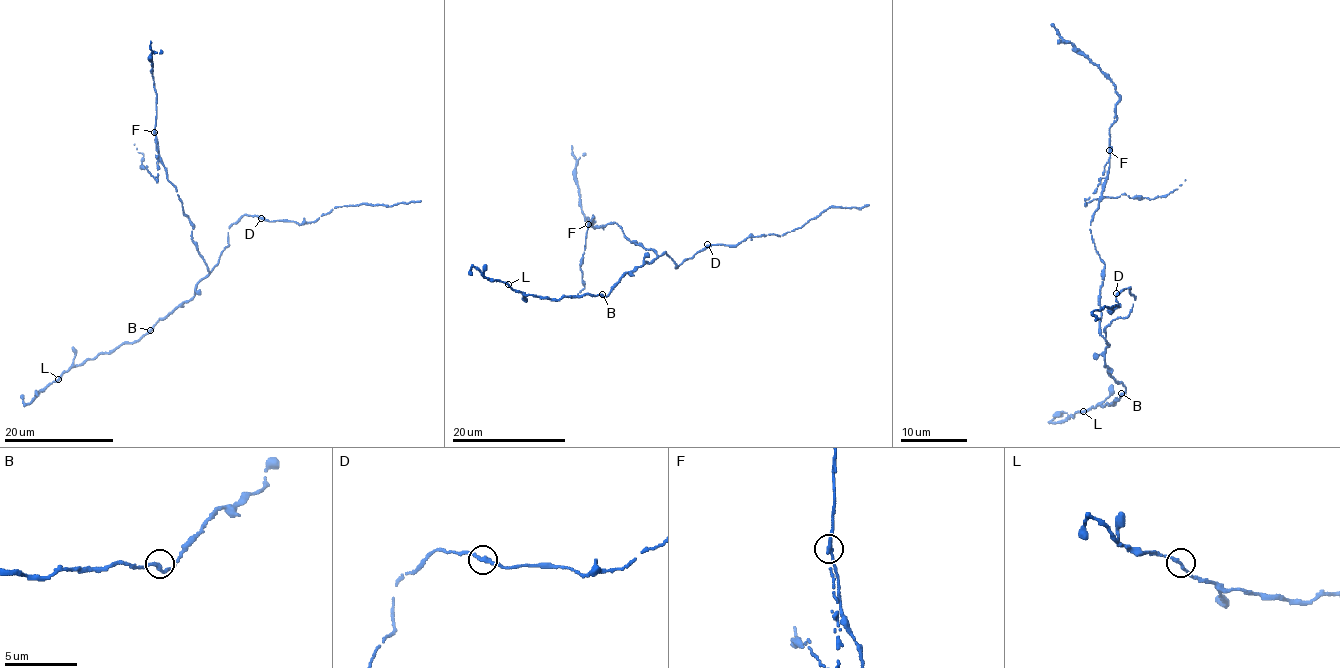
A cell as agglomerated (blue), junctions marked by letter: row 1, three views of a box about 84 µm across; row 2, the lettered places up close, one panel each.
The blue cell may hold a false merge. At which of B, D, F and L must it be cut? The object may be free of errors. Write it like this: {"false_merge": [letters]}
{"false_merge": ["F"]}

